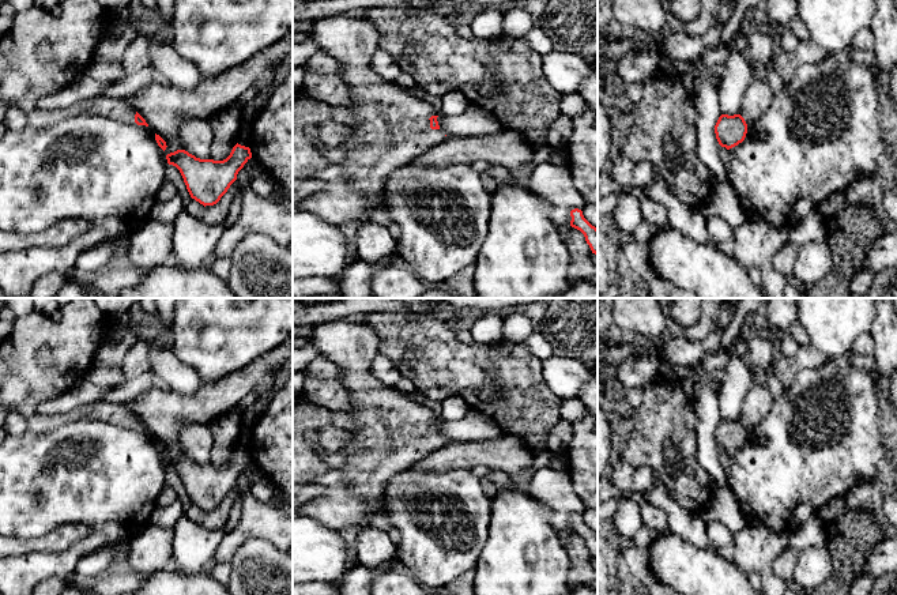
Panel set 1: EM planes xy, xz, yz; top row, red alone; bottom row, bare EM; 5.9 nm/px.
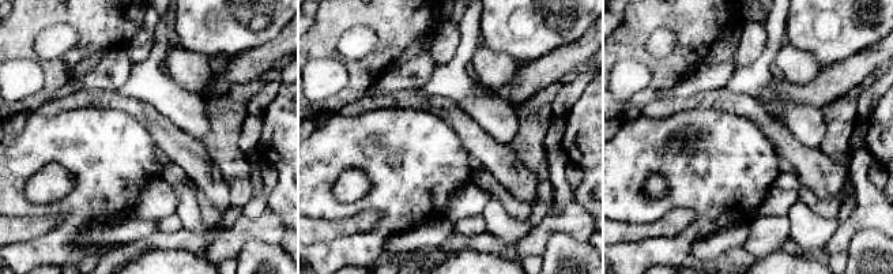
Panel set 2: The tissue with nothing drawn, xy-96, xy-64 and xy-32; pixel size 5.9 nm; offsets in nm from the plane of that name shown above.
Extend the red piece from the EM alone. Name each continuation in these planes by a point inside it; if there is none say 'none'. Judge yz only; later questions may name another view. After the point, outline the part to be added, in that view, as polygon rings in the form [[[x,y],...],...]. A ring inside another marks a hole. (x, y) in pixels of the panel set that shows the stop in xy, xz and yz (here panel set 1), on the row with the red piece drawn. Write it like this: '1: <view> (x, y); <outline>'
none

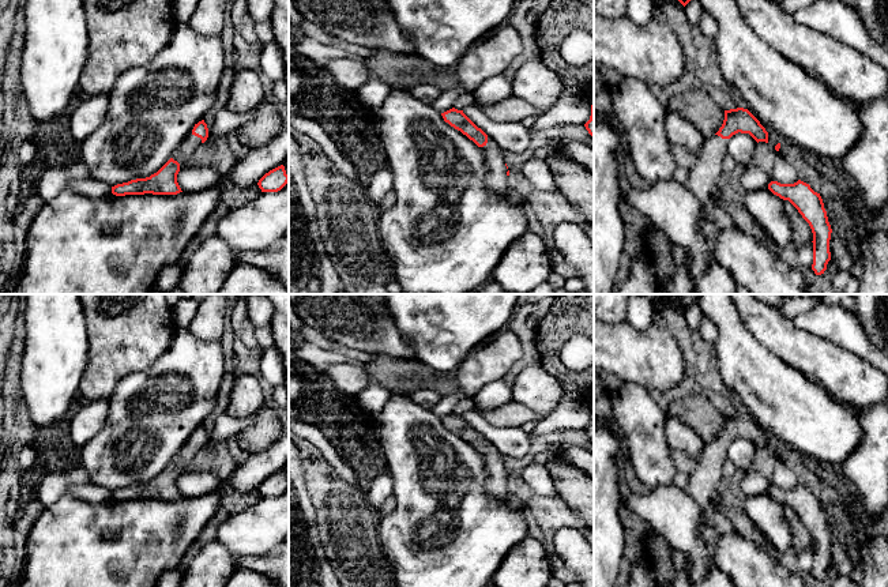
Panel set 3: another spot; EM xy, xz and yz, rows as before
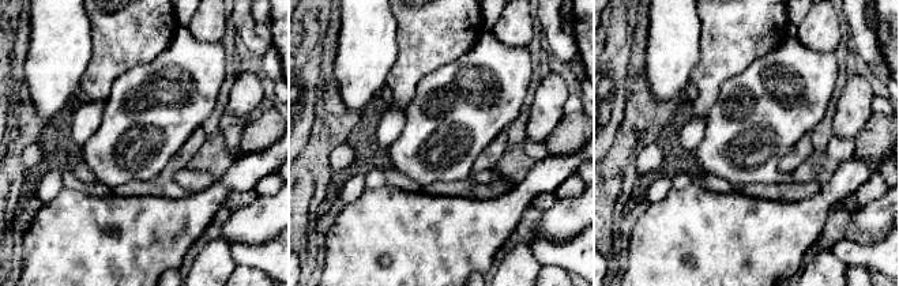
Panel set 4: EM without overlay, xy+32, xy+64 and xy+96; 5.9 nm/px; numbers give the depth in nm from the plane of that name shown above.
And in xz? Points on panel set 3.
1: xz (496, 180); [[[488,136],[488,143],[479,147],[485,157],[486,177],[485,185],[497,195],[507,193],[508,189],[508,176],[507,166],[504,161],[504,150]]]

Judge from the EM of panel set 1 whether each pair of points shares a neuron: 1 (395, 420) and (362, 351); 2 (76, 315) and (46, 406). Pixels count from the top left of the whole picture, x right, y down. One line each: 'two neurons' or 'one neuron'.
1: one neuron
2: two neurons

